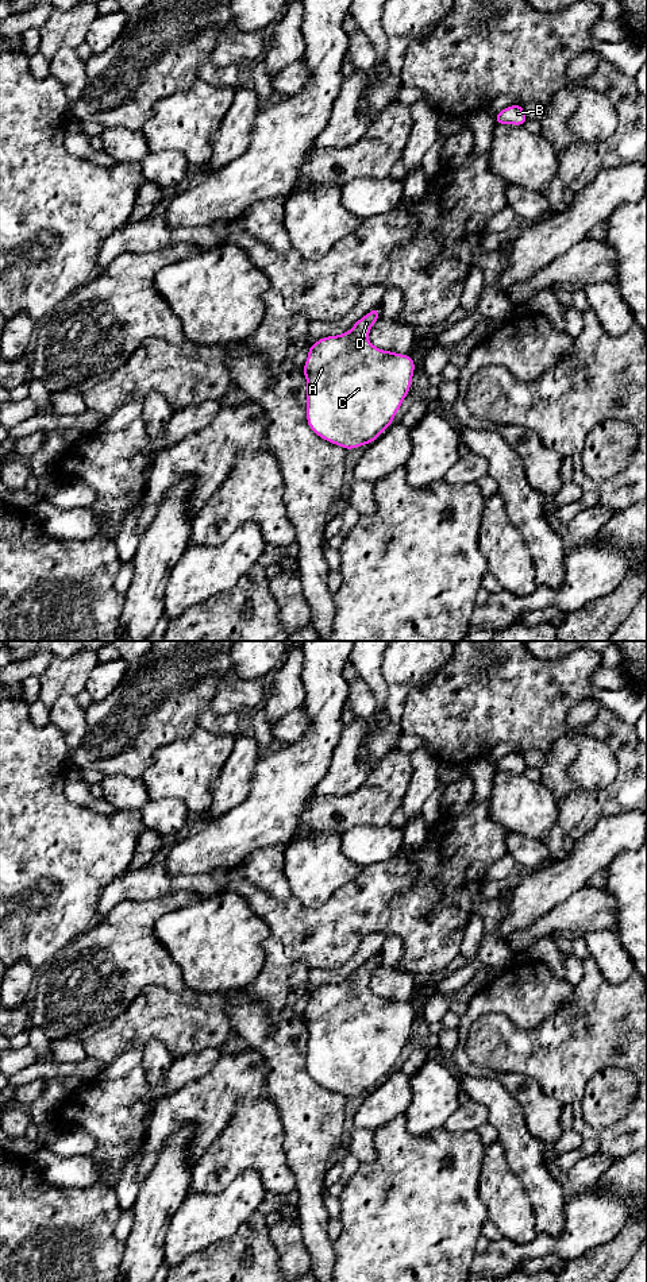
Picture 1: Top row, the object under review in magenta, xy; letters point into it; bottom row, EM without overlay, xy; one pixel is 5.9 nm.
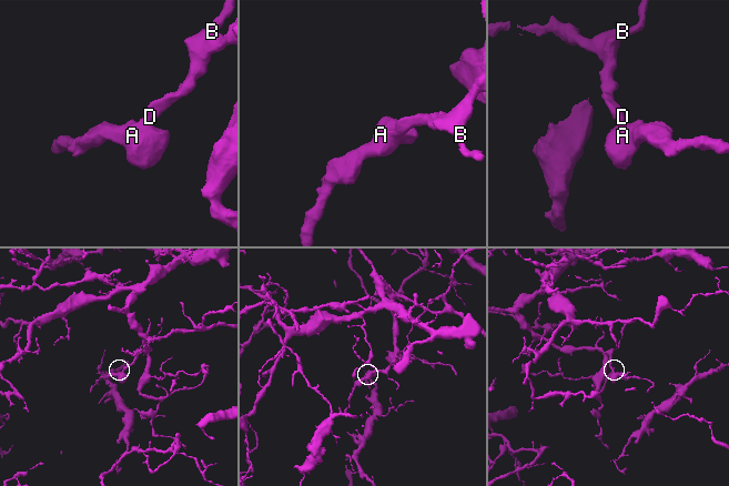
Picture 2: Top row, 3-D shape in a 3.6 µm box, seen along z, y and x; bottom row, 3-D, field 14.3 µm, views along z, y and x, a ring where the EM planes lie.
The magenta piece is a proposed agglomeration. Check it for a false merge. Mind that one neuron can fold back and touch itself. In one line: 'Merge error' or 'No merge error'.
No merge error

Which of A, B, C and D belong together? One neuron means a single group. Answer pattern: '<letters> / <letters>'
A B C D

